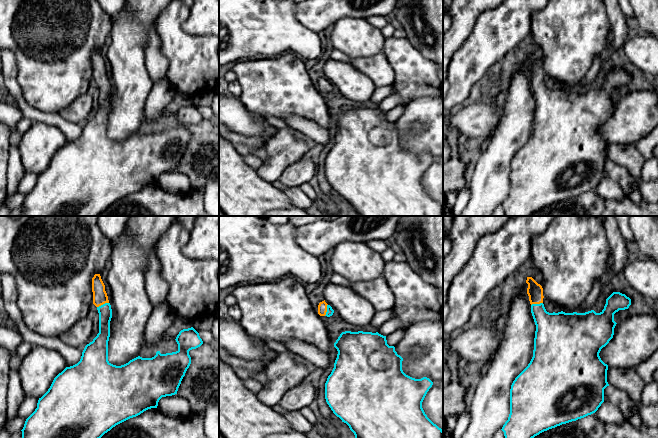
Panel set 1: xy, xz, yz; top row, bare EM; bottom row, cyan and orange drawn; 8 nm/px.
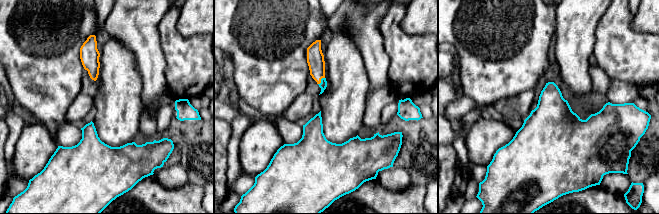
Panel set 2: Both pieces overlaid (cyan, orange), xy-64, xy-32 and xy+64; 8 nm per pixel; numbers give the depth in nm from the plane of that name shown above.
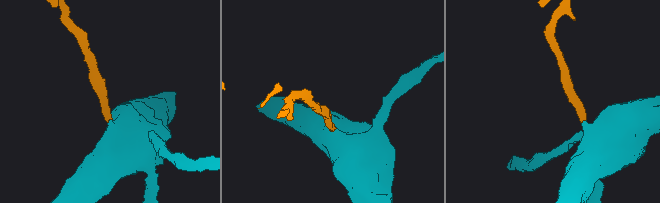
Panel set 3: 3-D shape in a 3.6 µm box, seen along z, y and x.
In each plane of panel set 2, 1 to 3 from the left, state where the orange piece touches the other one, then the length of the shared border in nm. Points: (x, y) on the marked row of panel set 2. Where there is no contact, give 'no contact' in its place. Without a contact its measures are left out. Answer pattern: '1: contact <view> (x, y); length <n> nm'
1: no contact
2: contact xy-32 (321, 80); length 80 nm
3: no contact

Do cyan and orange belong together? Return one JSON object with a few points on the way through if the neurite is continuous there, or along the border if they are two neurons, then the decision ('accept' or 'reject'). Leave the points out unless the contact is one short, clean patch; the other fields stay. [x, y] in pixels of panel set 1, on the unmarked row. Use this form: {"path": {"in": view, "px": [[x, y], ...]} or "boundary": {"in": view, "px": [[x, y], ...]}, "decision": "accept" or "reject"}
{"path": {"in": "xy", "px": [[105, 88], [102, 81], [100, 73]]}, "decision": "accept"}

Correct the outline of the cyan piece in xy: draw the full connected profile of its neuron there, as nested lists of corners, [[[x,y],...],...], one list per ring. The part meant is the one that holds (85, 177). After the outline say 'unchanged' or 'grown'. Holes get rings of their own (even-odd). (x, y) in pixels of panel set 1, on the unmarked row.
[[[95,50],[92,54],[92,68],[93,80],[99,89],[99,109],[92,118],[85,122],[80,137],[59,149],[48,167],[39,174],[37,184],[26,195],[21,206],[22,216],[99,216],[116,201],[136,193],[148,185],[157,184],[162,173],[177,170],[181,157],[191,140],[189,127],[203,120],[199,109],[191,103],[181,106],[177,111],[175,116],[178,126],[176,128],[161,130],[160,127],[157,127],[152,134],[138,132],[124,141],[113,141],[108,137],[112,85],[100,50]]] | grown

